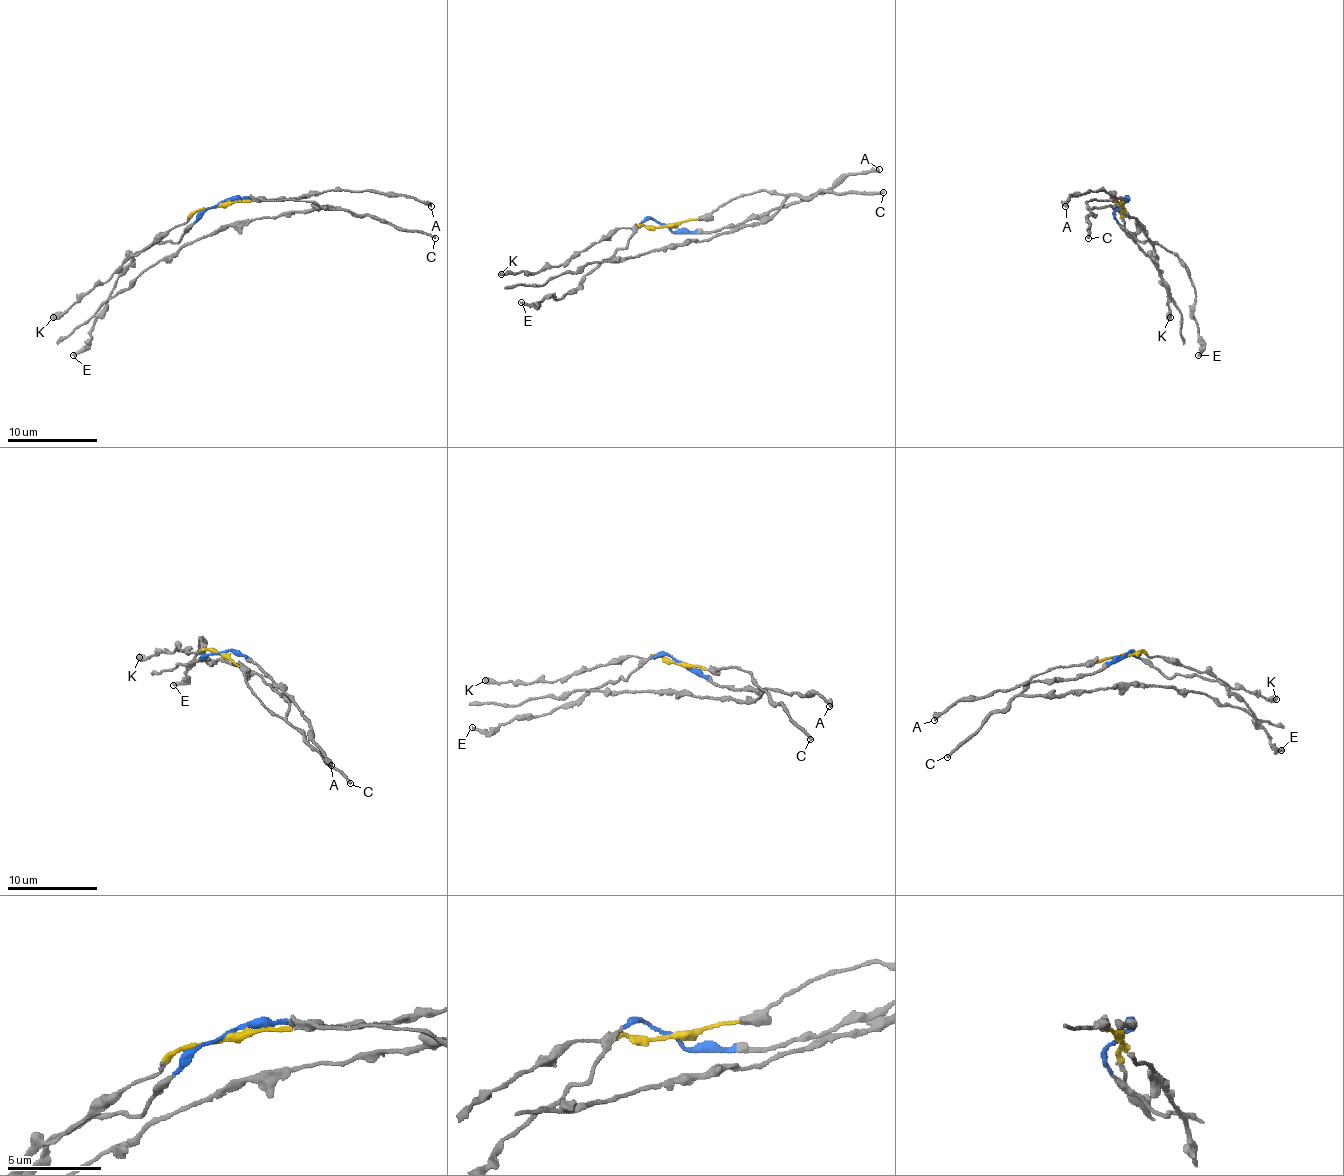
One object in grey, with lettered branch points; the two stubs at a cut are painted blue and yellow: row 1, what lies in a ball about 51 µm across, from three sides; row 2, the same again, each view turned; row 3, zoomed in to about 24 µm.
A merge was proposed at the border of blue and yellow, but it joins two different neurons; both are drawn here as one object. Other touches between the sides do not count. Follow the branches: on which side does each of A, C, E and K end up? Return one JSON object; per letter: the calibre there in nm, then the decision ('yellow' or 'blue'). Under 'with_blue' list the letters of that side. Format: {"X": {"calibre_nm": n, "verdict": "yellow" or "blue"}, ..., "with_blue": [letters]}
{"A": {"calibre_nm": 420, "verdict": "blue"}, "C": {"calibre_nm": 220, "verdict": "yellow"}, "E": {"calibre_nm": 240, "verdict": "blue"}, "K": {"calibre_nm": 500, "verdict": "yellow"}, "with_blue": ["A", "E"]}

